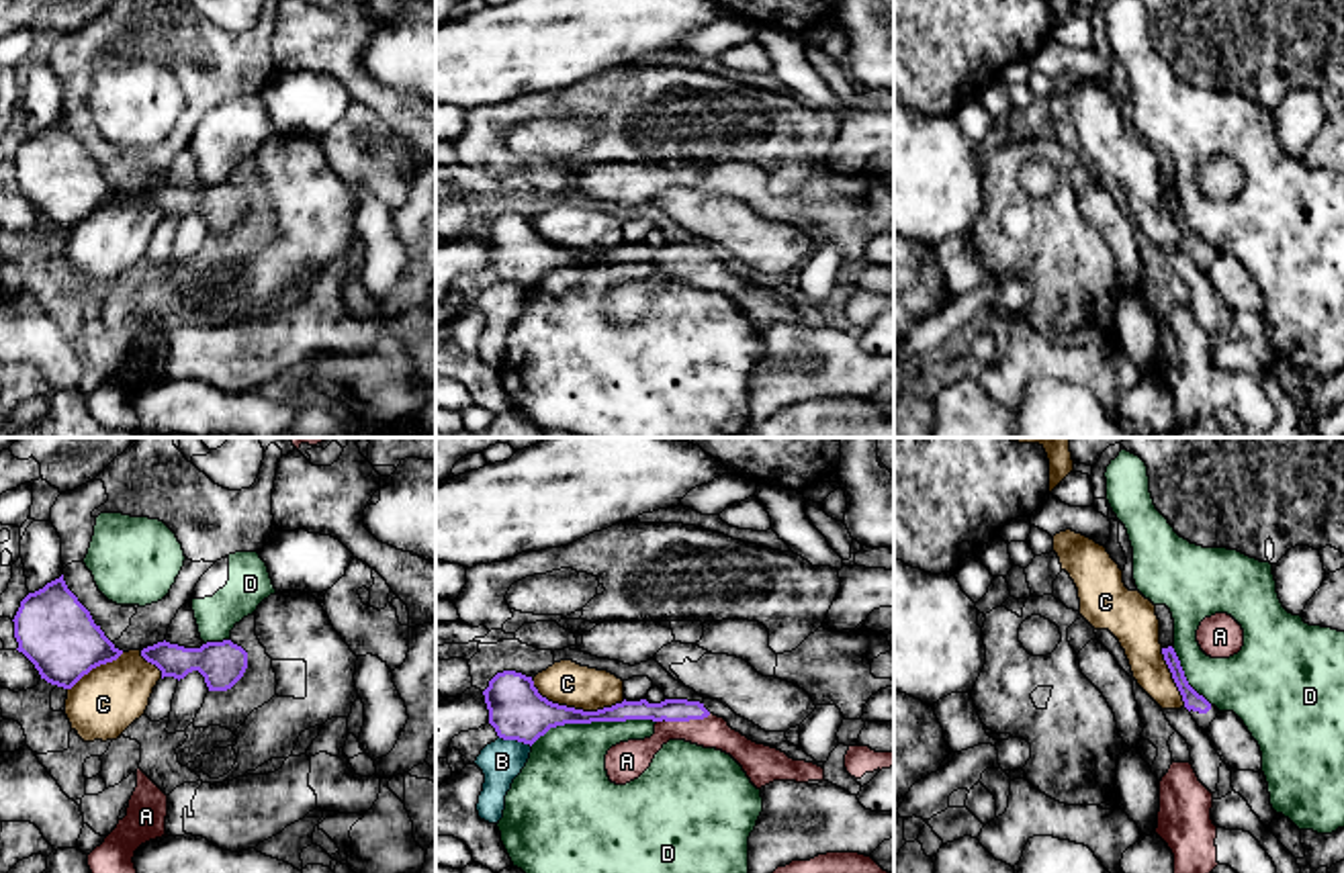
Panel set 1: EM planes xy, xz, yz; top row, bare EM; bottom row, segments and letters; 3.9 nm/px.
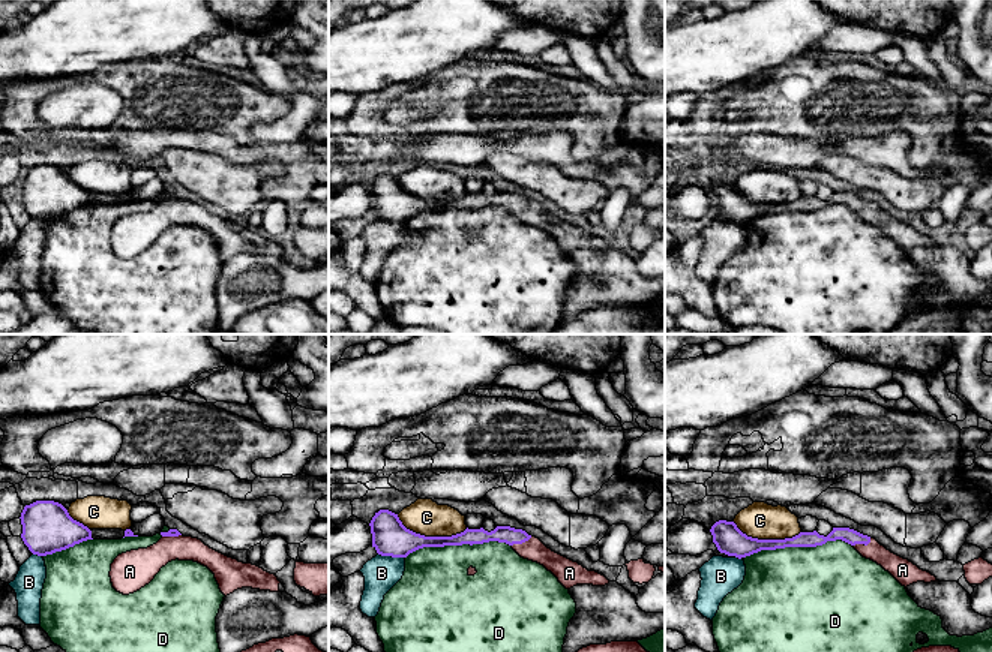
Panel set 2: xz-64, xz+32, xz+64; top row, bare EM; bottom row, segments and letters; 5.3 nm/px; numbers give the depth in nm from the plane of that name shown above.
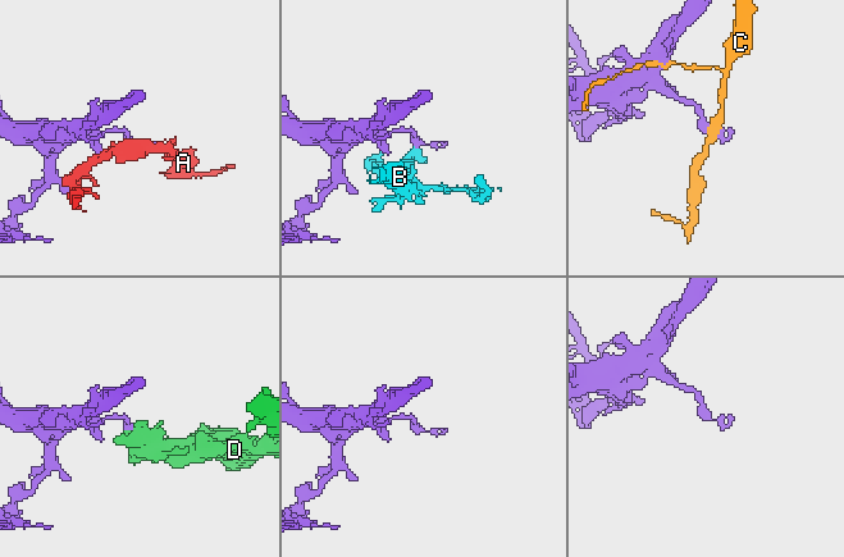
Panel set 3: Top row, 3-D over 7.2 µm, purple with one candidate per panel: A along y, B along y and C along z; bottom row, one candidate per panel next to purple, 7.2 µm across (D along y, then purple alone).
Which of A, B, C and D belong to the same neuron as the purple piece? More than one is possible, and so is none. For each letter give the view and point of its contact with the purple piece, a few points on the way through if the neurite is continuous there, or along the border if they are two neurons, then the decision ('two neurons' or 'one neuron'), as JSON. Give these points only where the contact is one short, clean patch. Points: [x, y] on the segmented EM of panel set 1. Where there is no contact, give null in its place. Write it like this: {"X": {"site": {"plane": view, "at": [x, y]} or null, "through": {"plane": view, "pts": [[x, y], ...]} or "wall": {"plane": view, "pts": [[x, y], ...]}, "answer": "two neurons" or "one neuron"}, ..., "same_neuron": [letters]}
{"A": {"site": {"plane": "xz", "at": [684, 720]}, "answer": "one neuron"}, "B": {"site": {"plane": "xz", "at": [516, 739]}, "wall": {"plane": "xz", "pts": [[500, 737], [522, 741], [530, 747]]}, "answer": "two neurons"}, "C": {"site": {"plane": "xz", "at": [573, 708]}, "answer": "two neurons"}, "D": {"site": {"plane": "xz", "at": [592, 720]}, "answer": "two neurons"}, "same_neuron": ["A"]}

